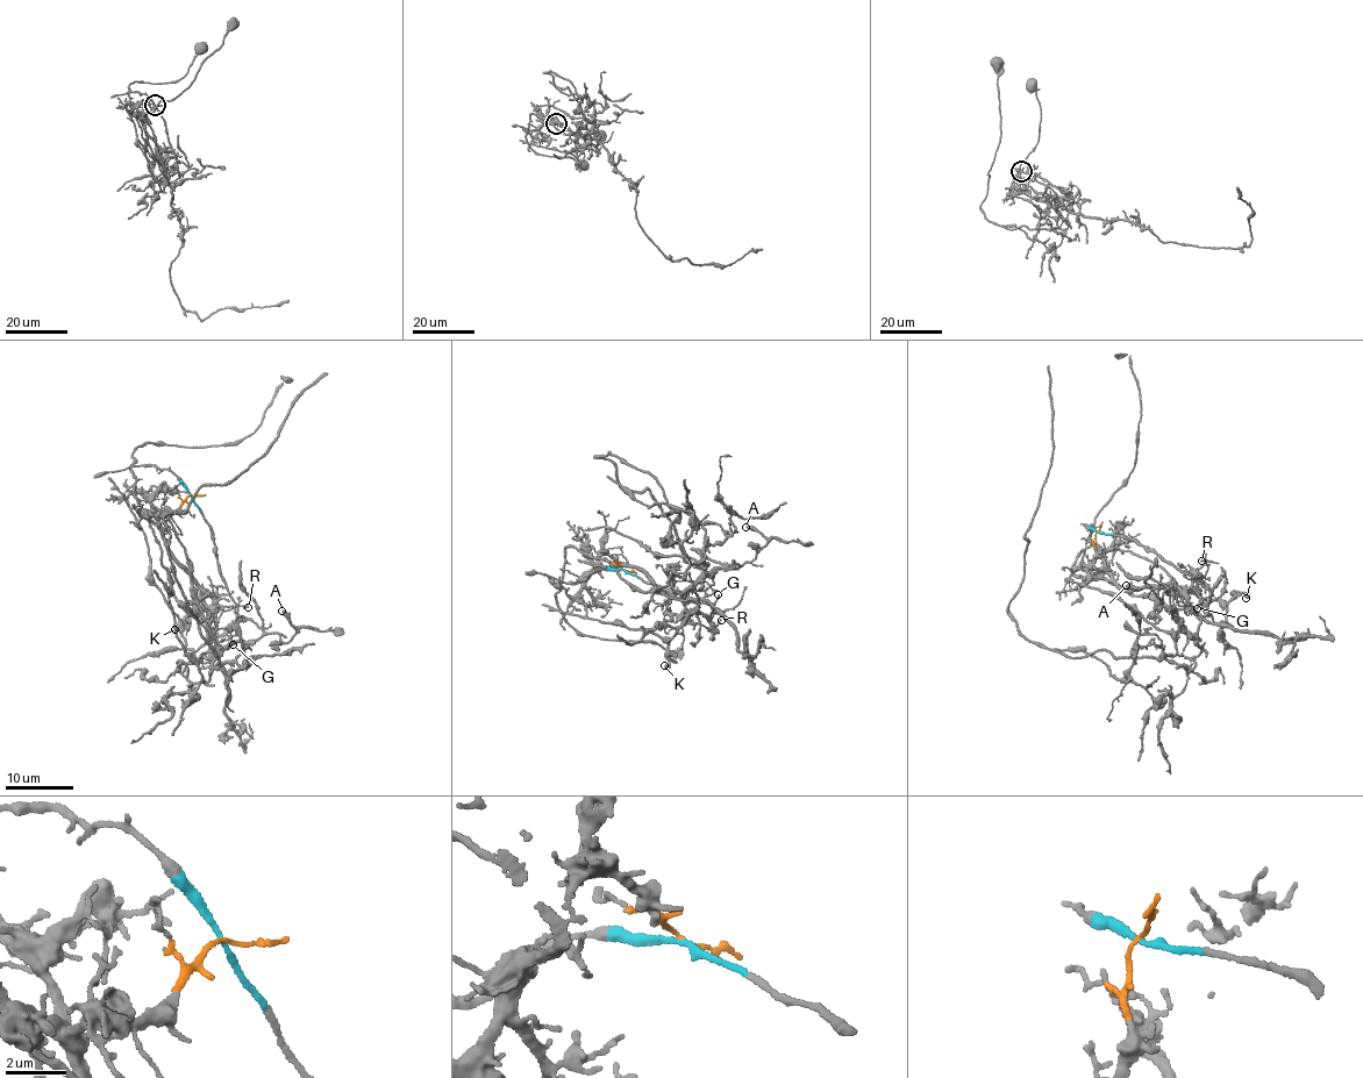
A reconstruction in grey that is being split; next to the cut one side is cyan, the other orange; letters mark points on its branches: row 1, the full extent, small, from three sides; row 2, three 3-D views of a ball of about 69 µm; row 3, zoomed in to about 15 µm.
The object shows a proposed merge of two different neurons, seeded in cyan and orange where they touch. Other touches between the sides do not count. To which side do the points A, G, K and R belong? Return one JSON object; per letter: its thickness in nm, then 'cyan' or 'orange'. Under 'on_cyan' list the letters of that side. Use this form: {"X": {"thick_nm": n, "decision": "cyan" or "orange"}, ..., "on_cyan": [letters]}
{"A": {"thick_nm": 320, "decision": "cyan"}, "G": {"thick_nm": 150, "decision": "cyan"}, "K": {"thick_nm": 240, "decision": "cyan"}, "R": {"thick_nm": 160, "decision": "orange"}, "on_cyan": ["A", "G", "K"]}

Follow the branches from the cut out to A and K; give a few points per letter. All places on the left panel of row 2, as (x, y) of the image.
A: (191, 495), (237, 609), (206, 656), (263, 635), (288, 641), (295, 632), (282, 609)
K: (191, 495), (212, 533), (237, 615), (227, 630), (212, 635), (198, 650), (186, 648), (182, 625), (175, 629)

